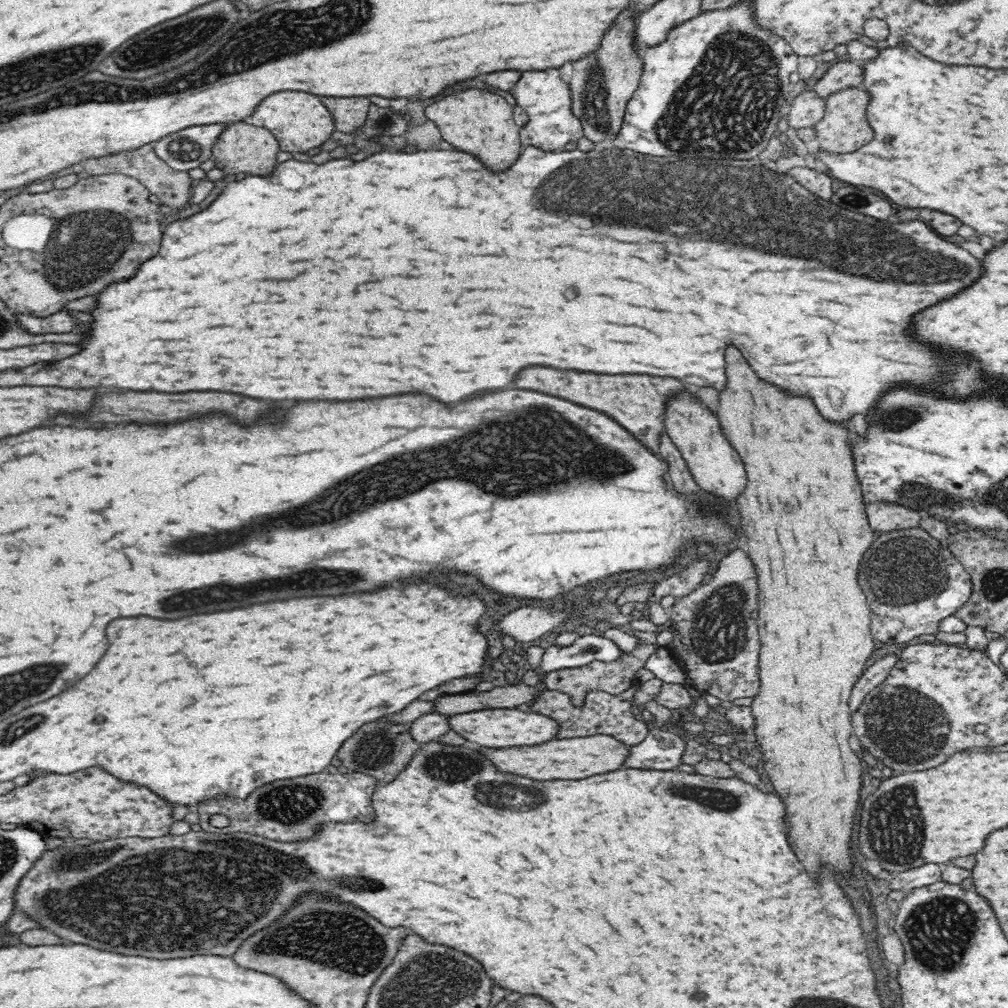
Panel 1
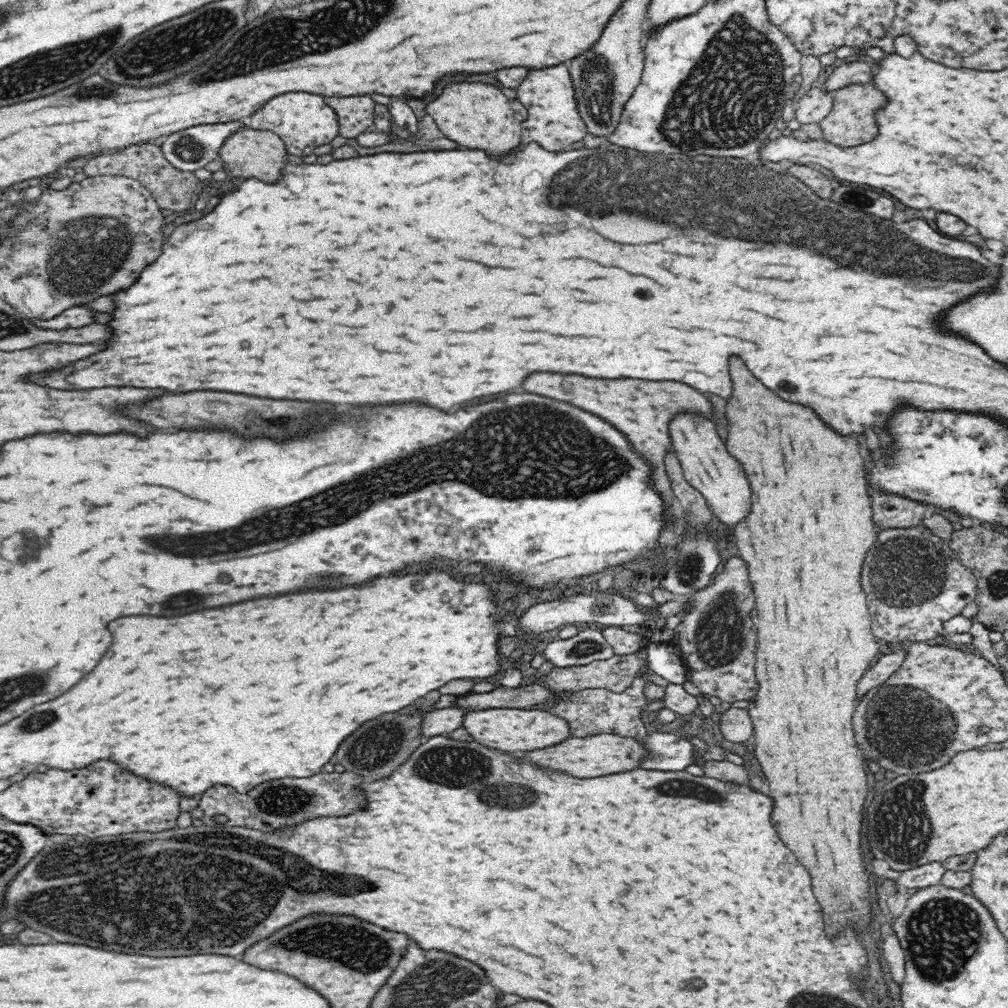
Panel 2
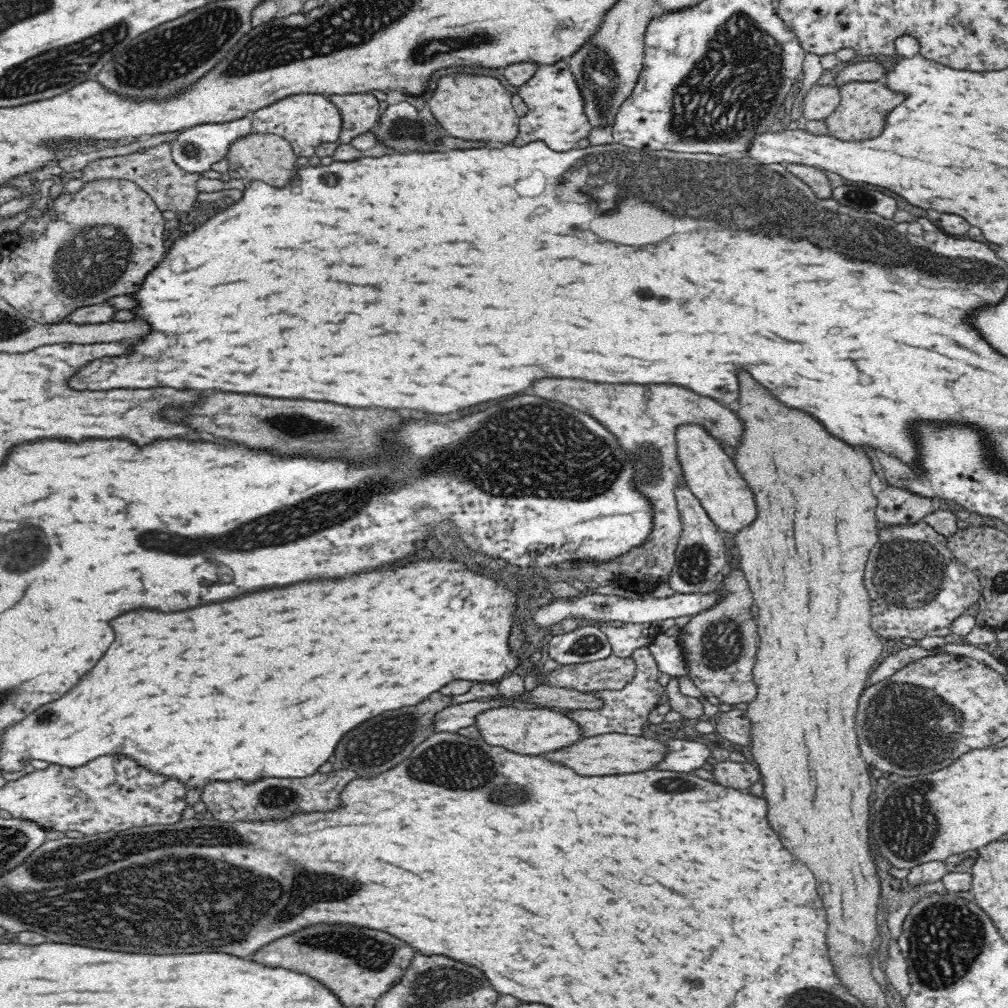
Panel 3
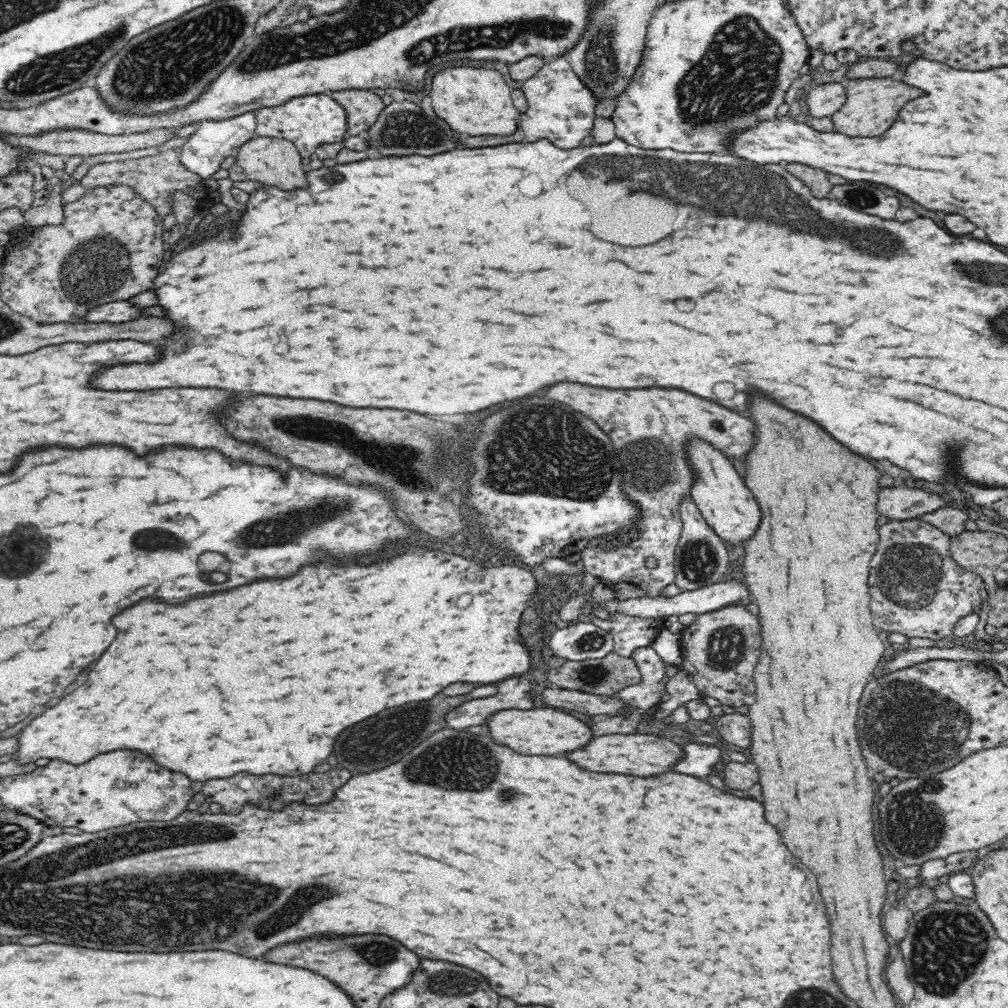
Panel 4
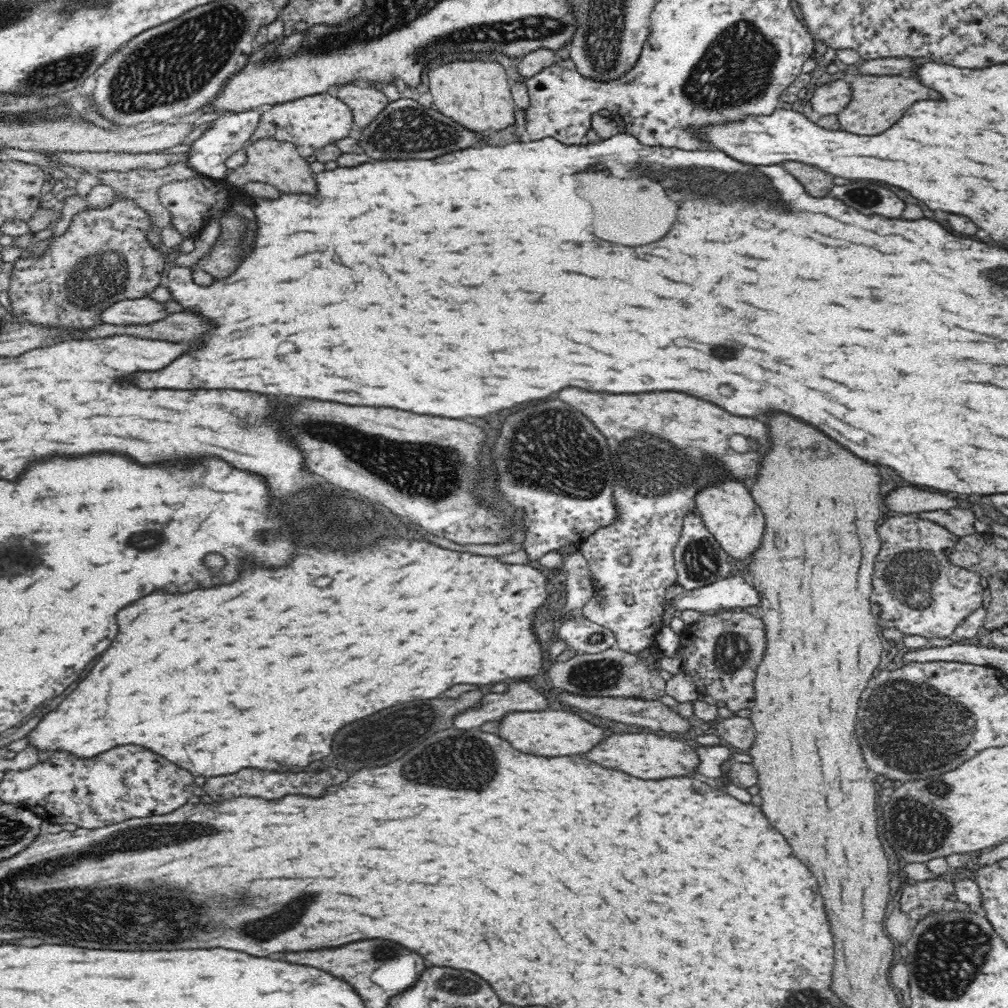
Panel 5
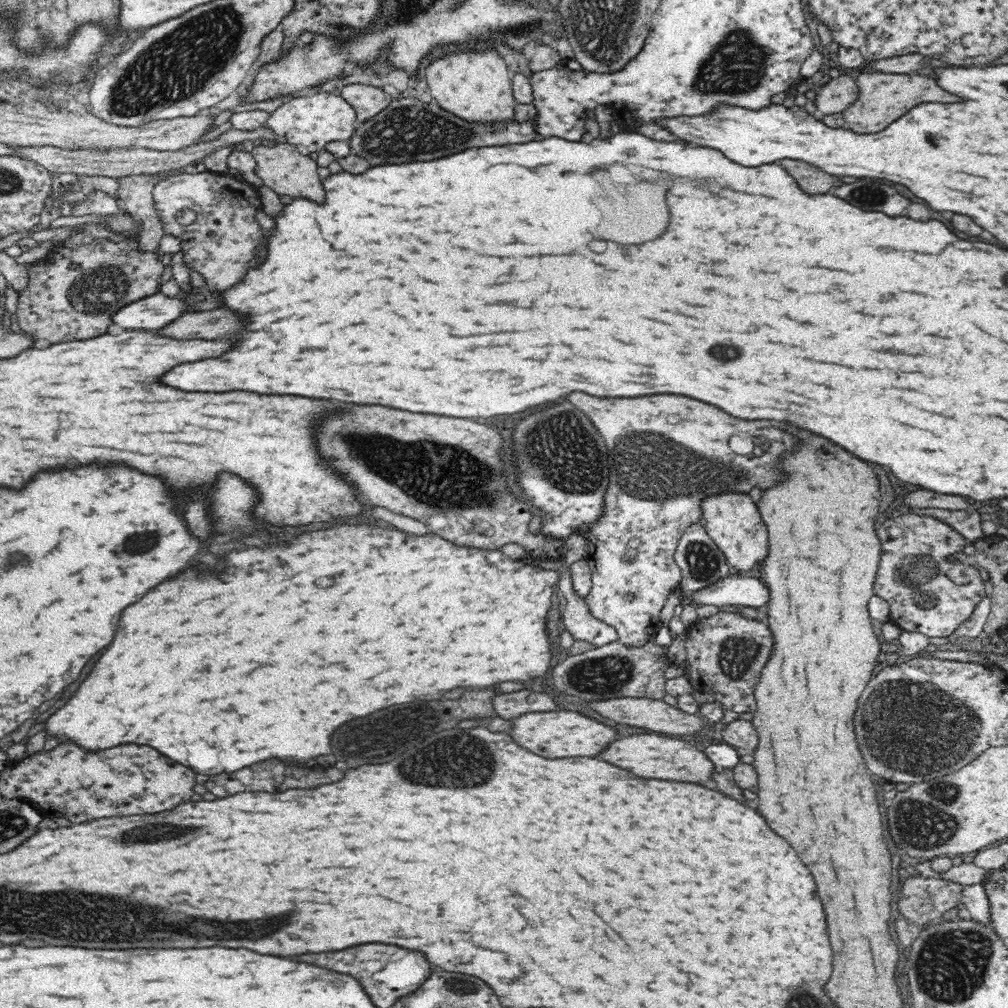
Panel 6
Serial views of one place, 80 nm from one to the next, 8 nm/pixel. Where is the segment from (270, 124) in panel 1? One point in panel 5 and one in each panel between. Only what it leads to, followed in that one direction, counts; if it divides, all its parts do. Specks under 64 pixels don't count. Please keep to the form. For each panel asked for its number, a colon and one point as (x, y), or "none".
2: (303, 121)
3: (306, 120)
4: (307, 121)
5: (312, 122)

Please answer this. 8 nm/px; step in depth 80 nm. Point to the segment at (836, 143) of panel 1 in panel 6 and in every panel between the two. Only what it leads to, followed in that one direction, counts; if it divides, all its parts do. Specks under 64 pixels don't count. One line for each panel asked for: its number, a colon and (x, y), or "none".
2: (850, 122)
3: (860, 115)
4: (871, 105)
5: (877, 102)
6: (881, 98)

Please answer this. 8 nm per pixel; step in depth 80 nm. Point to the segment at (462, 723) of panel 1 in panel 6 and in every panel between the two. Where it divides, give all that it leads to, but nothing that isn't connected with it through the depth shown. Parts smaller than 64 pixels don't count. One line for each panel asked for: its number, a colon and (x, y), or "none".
2: (507, 729)
3: (524, 731)
4: (544, 731)
5: (549, 733)
6: (555, 734)

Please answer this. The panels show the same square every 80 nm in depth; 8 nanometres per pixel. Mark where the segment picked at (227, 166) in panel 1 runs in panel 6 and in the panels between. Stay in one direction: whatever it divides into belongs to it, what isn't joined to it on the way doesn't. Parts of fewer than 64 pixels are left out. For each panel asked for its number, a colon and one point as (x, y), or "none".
2: (250, 153)
3: (270, 158)
4: (272, 161)
5: (278, 163)
6: (280, 166)

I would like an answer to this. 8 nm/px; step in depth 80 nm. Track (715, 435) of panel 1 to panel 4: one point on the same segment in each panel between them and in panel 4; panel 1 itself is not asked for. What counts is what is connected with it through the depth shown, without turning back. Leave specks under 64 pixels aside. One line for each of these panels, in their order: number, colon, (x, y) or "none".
2: (707, 465)
3: (709, 473)
4: (729, 508)

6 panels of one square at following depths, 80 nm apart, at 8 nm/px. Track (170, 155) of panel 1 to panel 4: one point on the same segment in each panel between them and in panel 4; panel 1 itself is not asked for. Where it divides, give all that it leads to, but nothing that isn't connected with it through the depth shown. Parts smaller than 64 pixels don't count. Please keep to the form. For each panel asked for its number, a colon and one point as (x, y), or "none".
2: (190, 149)
3: (195, 149)
4: (213, 141)

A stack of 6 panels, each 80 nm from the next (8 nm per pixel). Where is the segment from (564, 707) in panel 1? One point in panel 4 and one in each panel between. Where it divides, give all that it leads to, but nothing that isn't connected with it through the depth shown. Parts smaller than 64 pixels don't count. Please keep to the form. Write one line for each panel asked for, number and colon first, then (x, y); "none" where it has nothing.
2: (589, 712)
3: (625, 711)
4: (638, 700)

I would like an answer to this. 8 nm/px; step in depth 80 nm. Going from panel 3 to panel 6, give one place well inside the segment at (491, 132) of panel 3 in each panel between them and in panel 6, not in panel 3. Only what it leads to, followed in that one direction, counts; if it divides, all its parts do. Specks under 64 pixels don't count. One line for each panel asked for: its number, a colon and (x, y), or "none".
4: (476, 101)
5: (478, 95)
6: (476, 86)

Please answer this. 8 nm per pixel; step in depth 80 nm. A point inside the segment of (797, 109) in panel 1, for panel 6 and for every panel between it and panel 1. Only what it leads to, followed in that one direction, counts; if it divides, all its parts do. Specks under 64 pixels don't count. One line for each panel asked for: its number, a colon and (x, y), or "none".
2: (814, 105)
3: (820, 101)
4: (823, 100)
5: (830, 98)
6: (835, 96)

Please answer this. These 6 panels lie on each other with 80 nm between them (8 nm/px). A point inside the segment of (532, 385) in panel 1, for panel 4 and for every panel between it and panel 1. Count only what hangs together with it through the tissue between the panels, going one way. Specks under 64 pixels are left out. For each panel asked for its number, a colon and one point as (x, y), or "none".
2: (641, 409)
3: (643, 418)
4: (649, 426)

